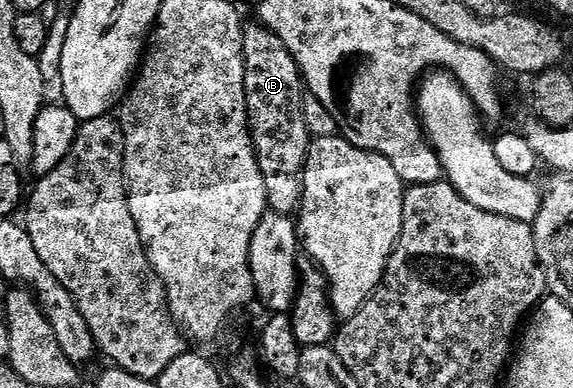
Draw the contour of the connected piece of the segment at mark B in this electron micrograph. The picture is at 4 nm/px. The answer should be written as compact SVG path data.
M258 21L248 22L243 29L243 99L247 103L247 127L251 130L251 140L255 146L255 160L259 162L259 168L265 177L268 208L278 215L298 212L303 196L303 166L312 141L312 135L305 127L302 116L304 94L305 84L303 76L299 74L297 61L289 49L285 49L281 37L274 35Z

